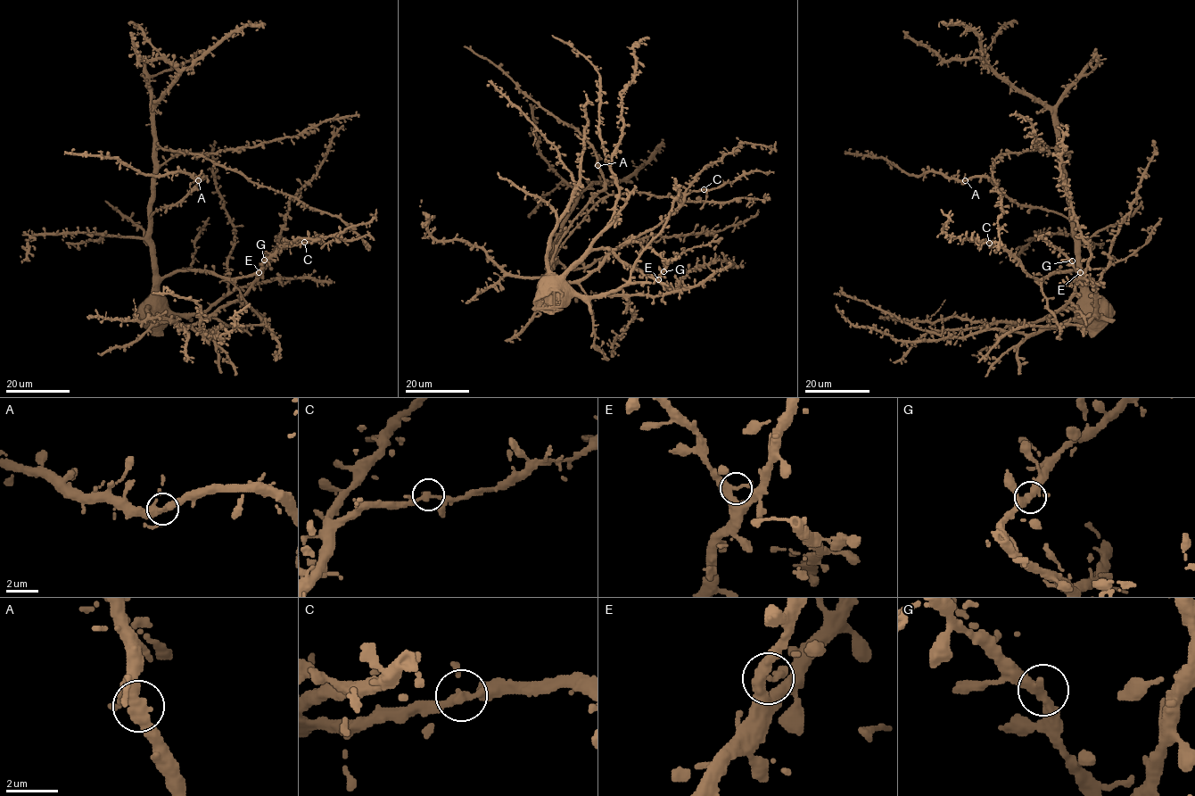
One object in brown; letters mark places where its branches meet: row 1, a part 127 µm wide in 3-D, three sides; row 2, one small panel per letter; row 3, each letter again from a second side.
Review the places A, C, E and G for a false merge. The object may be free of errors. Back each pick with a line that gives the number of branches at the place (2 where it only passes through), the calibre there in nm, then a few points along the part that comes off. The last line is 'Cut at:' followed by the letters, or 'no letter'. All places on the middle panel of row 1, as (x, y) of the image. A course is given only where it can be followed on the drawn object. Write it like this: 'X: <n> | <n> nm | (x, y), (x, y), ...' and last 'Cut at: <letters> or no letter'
Cut at: no letter

